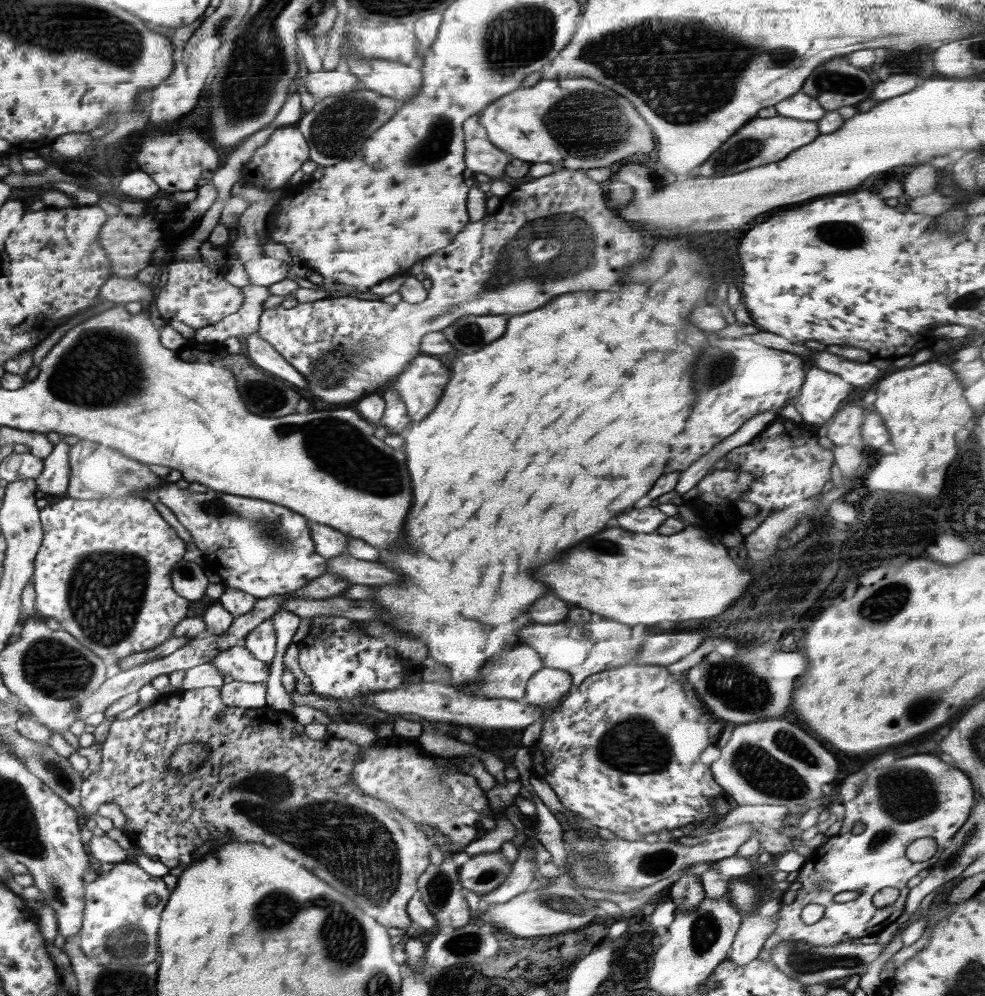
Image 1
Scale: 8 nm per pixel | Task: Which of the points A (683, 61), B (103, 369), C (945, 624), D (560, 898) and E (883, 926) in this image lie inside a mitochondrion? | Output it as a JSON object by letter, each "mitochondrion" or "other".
{"A":"mitochondrion","B":"mitochondrion","C":"other","D":"mitochondrion","E":"other"}

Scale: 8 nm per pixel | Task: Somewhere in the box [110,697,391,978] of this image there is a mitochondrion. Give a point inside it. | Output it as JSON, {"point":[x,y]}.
{"point":[276,909]}

